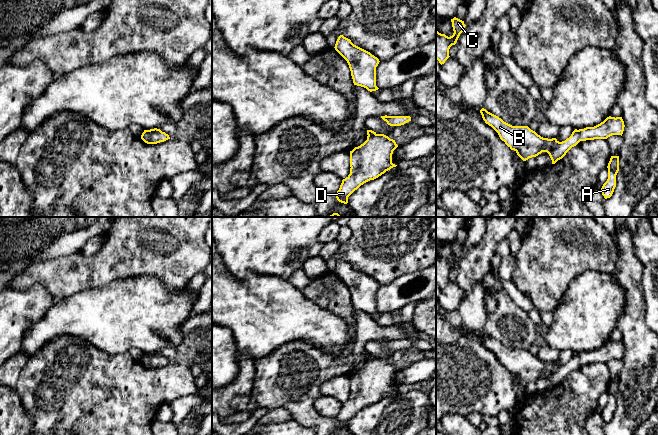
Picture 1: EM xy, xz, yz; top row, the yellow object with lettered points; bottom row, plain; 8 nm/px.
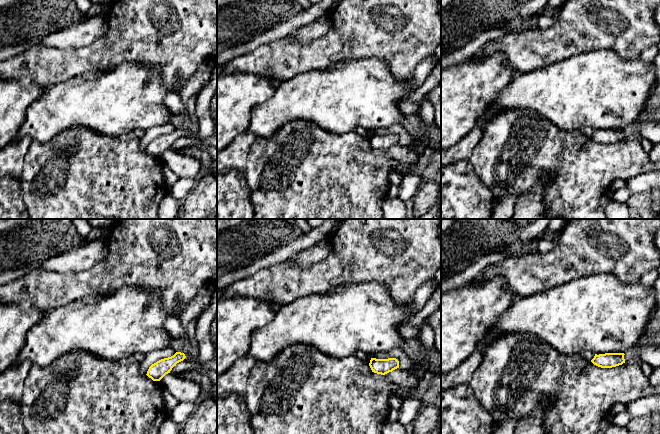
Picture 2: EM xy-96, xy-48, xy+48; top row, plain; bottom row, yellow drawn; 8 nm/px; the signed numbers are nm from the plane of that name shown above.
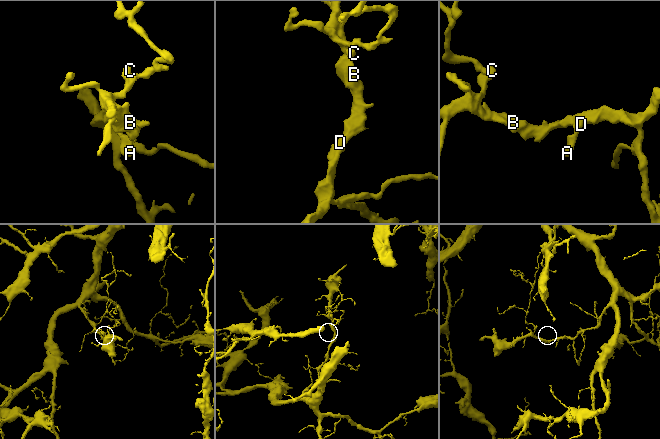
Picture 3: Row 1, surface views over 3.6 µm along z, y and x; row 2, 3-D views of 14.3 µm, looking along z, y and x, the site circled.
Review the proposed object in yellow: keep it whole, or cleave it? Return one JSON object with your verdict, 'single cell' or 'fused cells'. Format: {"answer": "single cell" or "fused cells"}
{"answer": "single cell"}

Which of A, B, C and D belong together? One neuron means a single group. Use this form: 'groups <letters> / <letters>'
groups A B C D

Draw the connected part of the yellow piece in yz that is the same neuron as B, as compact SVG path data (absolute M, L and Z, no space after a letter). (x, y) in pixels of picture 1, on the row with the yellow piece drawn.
M484 108L480 110L480 113L485 123L491 126L498 133L500 139L523 161L536 157L542 152L547 152L552 164L562 159L580 141L607 139L612 135L622 136L625 127L622 117L609 116L594 127L575 129L569 138L559 142L556 138L541 137L528 126L512 126Z

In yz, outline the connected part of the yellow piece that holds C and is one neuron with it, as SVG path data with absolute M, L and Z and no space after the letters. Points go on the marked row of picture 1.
M454 17L451 19L453 27L453 35L448 37L445 34L441 34L436 31L436 59L442 65L450 57L449 49L452 45L455 45L460 34L465 28L464 21Z

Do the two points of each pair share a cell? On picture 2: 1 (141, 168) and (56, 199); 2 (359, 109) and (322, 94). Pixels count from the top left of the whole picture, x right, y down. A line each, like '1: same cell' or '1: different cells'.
1: same cell
2: same cell

